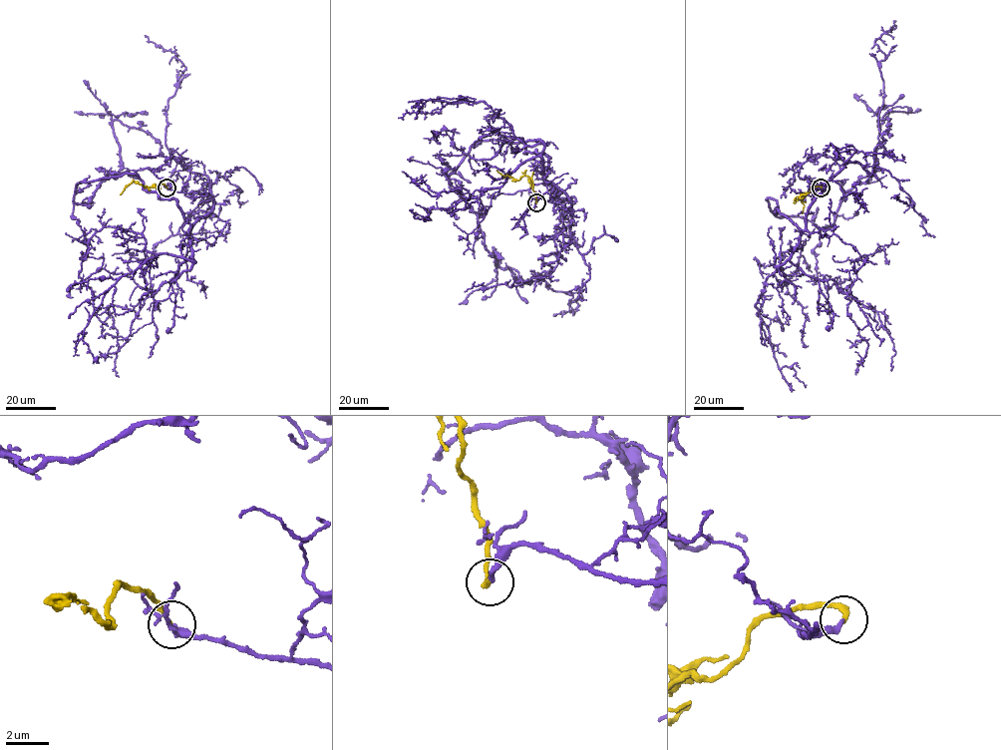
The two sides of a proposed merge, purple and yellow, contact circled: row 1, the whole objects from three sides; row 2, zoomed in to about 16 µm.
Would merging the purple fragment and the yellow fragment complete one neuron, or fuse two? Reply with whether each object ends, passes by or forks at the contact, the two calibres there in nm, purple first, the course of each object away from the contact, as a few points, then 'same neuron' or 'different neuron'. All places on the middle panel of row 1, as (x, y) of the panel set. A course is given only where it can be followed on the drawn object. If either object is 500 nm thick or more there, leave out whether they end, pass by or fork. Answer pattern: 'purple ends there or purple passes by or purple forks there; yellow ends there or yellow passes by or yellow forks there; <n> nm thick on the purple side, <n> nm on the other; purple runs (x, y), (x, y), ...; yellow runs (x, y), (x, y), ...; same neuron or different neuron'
purple ends there; yellow ends there; 240 nm thick on the purple side, 220 nm on the other; purple runs (536, 202), (572, 214), (545, 180), (549, 159), (521, 143), (474, 143), (449, 177), (496, 265), (527, 279); yellow runs (536, 202), (531, 181), (527, 176), (514, 180), (497, 171); same neuron

